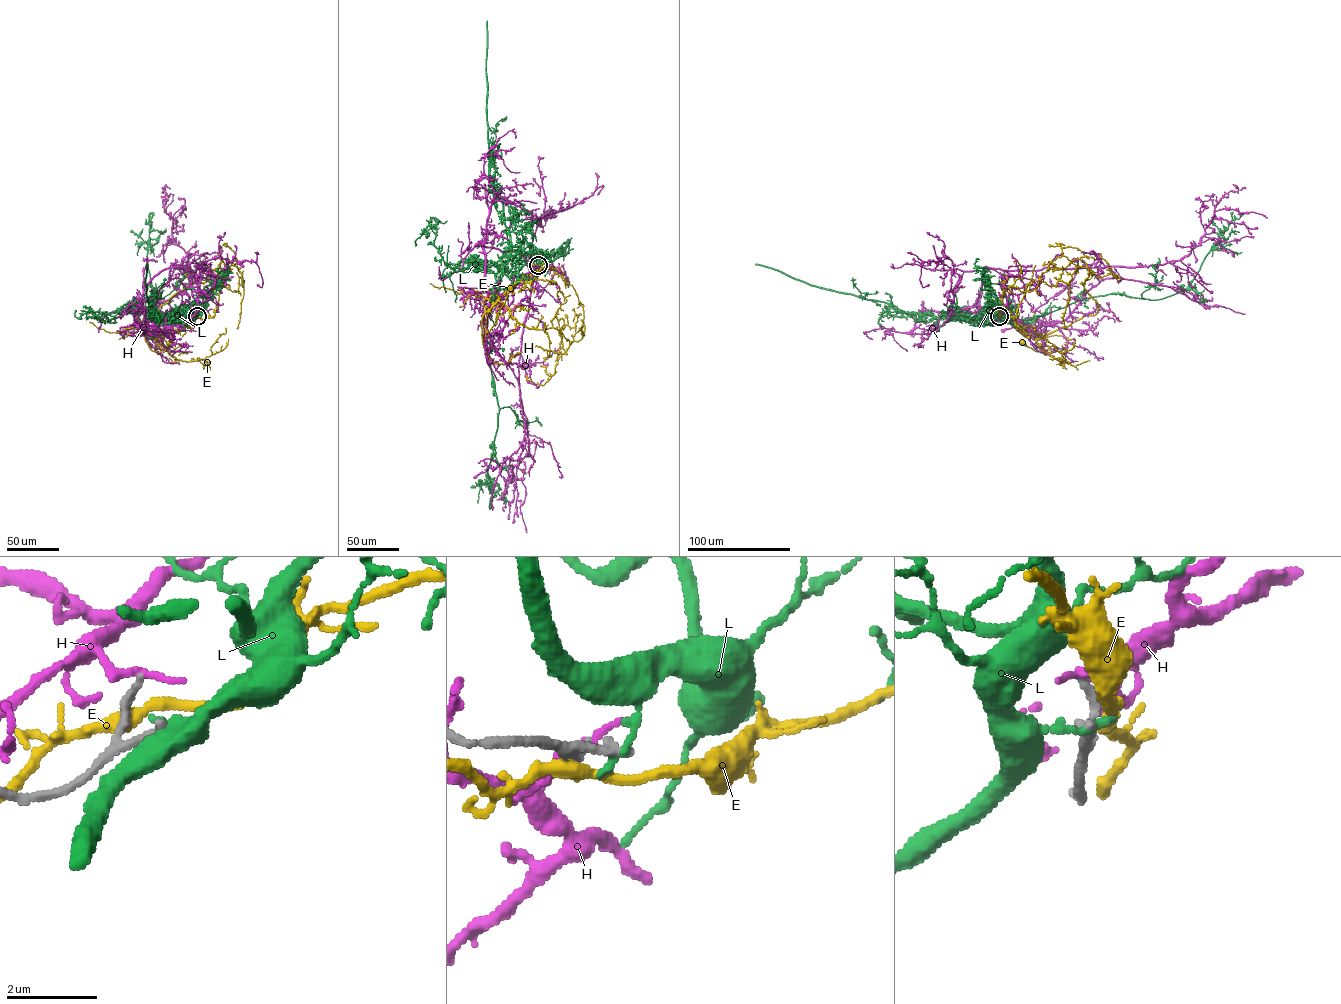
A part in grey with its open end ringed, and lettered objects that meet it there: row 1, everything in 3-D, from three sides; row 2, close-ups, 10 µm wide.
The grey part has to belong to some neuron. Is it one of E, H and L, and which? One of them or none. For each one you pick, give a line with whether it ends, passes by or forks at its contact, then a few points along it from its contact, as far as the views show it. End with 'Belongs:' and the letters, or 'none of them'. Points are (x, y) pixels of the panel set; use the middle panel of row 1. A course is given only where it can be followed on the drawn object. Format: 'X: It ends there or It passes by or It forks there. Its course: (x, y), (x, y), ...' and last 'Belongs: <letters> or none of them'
Belongs: none of them

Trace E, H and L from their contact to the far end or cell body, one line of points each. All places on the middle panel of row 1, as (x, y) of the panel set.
E: (536, 265), (546, 264), (532, 280), (516, 282), (488, 311), (485, 334), (497, 318), (510, 288)
H: (537, 264), (527, 273), (556, 269), (532, 288), (522, 334), (528, 454), (512, 470), (527, 533)
L: (537, 265), (530, 253), (512, 251), (486, 321), (486, 343), (499, 410), (487, 471), (492, 507)

